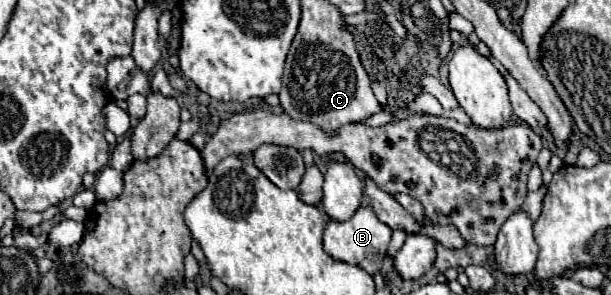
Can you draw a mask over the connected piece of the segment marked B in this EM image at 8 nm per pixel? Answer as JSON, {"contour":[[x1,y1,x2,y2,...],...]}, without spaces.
{"contour":[[359,207,349,221,329,221,323,235,325,253,337,261,345,261,351,265,359,265,369,275,375,275,381,269,381,263,387,255,387,247,391,241,391,229,381,223,371,207]]}

